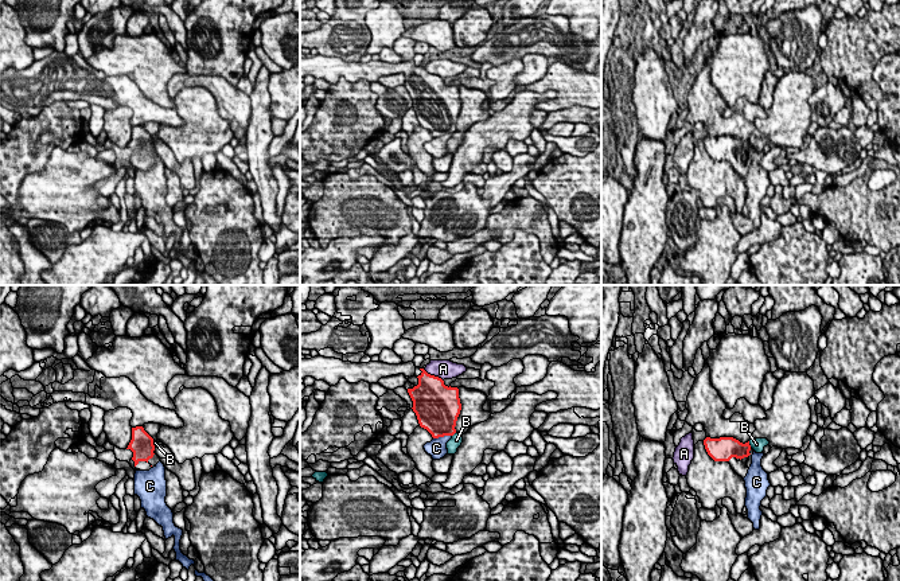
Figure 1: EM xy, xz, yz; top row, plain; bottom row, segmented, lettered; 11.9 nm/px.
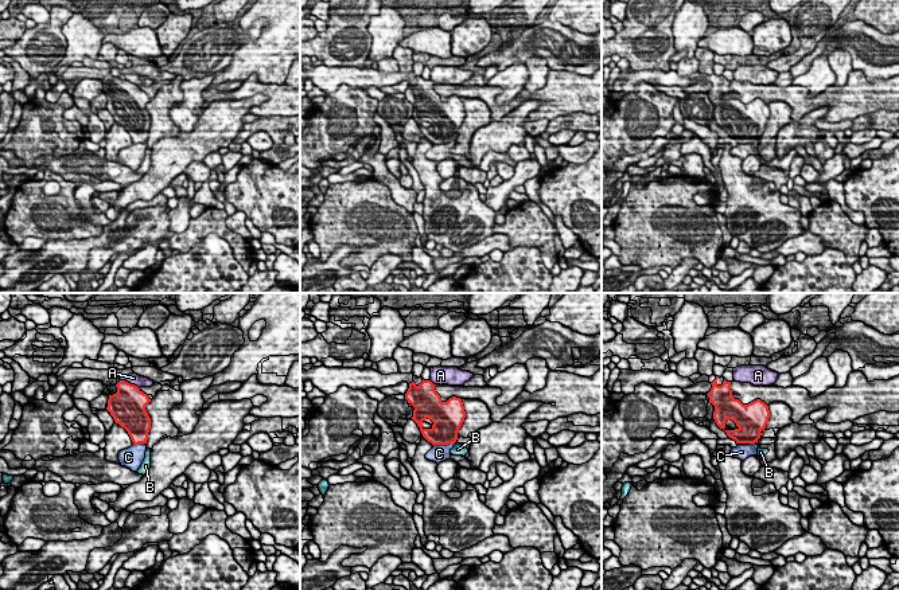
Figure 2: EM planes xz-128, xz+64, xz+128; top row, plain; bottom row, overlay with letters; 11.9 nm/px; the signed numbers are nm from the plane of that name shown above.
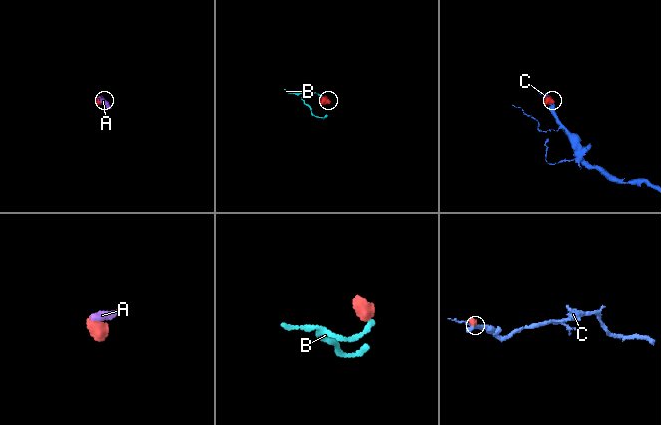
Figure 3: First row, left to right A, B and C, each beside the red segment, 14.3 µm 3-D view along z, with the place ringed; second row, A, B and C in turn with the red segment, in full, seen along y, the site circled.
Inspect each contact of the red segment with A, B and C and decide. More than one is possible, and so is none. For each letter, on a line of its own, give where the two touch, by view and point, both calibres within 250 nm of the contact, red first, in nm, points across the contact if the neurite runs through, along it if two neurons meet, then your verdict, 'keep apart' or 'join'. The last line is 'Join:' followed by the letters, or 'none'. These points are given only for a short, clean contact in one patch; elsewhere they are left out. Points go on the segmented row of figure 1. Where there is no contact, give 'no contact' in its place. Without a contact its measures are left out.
A: xz (433, 375) | 440/220 nm | along xz (424, 370), (443, 381) | keep apart
B: yz (748, 444) | 260/160 nm | along yz (748, 441), (751, 447) | keep apart
C: xz (441, 436) | 440/220 nm | along xz (451, 435), (433, 439) | keep apart
Join: none

